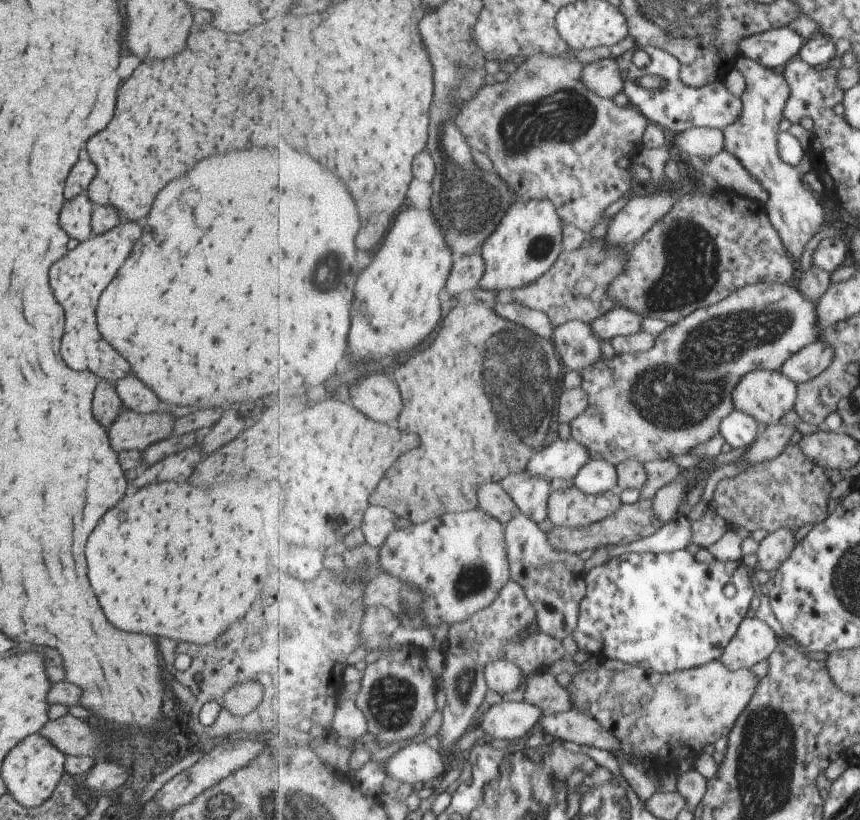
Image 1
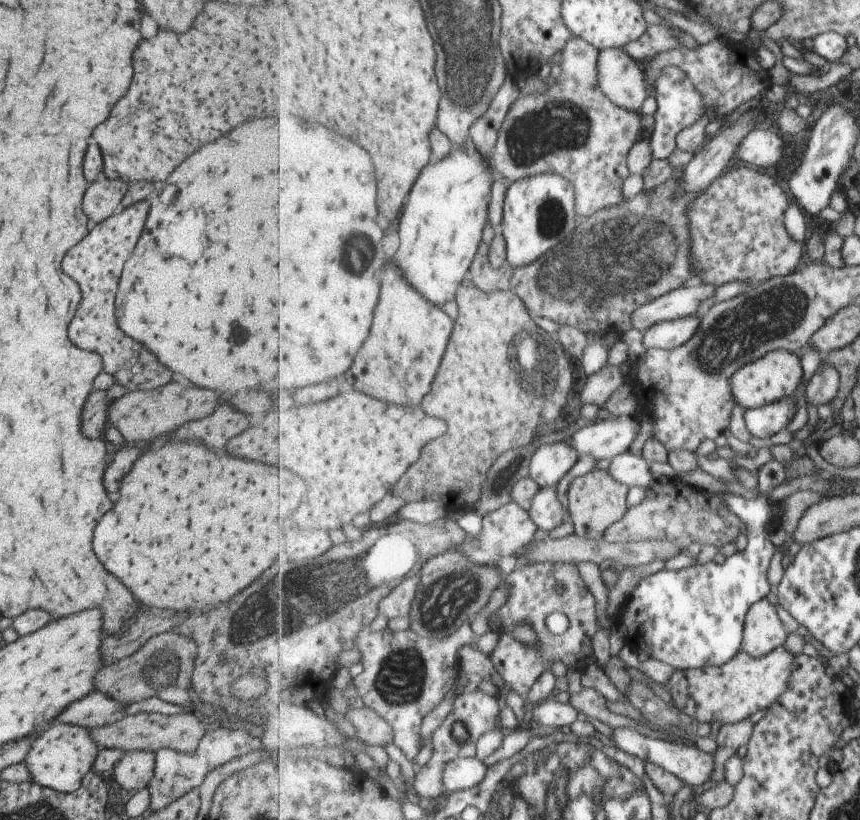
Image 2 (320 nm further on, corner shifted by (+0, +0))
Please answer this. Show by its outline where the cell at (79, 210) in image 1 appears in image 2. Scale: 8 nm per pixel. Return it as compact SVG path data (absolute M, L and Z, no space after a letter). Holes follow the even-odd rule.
M99 174L99 180L91 184L83 196L83 212L89 220L101 222L121 208L121 199L129 184L123 180L107 180Z

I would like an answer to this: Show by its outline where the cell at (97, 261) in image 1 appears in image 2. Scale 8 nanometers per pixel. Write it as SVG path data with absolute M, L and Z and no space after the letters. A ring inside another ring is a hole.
M147 202L130 204L128 207L119 208L107 220L95 224L79 244L69 248L61 260L61 270L77 280L81 290L81 302L75 310L75 316L69 322L67 336L69 340L79 346L97 352L103 358L103 370L111 375L114 380L129 391L149 391L163 386L171 380L171 372L163 368L151 352L147 352L139 342L125 336L113 316L113 302L117 292L117 280L121 274L121 266L125 258L131 254L141 228L147 216Z

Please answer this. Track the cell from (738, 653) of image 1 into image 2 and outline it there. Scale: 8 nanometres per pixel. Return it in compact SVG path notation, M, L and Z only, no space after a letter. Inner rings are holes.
M765 598L747 614L742 651L747 656L763 658L785 645L788 636L775 604Z

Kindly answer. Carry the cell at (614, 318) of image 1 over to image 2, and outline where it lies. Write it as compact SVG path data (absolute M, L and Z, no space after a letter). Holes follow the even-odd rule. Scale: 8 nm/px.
M699 281L690 282L651 303L637 308L631 316L632 328L645 334L653 326L661 322L689 317L697 314L701 304L711 300L717 292L713 284L703 284Z

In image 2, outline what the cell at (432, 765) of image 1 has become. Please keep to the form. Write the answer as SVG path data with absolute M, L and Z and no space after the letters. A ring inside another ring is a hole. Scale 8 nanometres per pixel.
M459 757L452 760L444 772L444 784L448 793L476 787L485 780L488 766L477 757Z

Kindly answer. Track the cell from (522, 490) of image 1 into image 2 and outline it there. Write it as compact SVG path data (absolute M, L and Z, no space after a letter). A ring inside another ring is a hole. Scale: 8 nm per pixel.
M565 440L541 445L531 458L529 477L535 480L535 484L539 484L539 488L555 487L577 464L579 457L577 450Z

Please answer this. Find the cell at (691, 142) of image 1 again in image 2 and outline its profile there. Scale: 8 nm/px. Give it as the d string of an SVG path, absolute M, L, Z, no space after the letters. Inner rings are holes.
M753 130L743 138L735 152L736 160L749 163L751 166L757 166L770 169L771 166L779 164L781 158L785 156L785 142L773 134L771 130Z

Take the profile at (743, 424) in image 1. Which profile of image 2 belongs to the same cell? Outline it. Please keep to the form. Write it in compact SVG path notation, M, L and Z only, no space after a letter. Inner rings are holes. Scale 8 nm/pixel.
M789 399L769 404L763 408L747 409L745 412L746 426L753 437L771 438L783 428L787 428L797 414L797 404Z

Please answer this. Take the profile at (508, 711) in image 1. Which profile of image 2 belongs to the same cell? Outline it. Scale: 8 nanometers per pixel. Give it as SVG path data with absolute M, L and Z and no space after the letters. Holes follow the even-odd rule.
M546 699L532 709L533 725L549 726L555 730L567 730L577 718L579 712L568 702Z

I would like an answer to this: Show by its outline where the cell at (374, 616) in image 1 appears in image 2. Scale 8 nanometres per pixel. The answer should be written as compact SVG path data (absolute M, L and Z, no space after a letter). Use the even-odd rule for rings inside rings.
M407 575L405 578L395 583L392 592L379 604L379 612L383 616L390 618L409 616L411 604L417 597L421 575Z

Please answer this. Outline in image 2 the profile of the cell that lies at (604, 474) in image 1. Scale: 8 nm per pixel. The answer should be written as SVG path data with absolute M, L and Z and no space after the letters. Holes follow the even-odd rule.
M628 452L615 456L611 460L607 472L610 472L615 480L630 488L633 486L650 488L653 484L653 472L649 465L650 462L644 457Z

